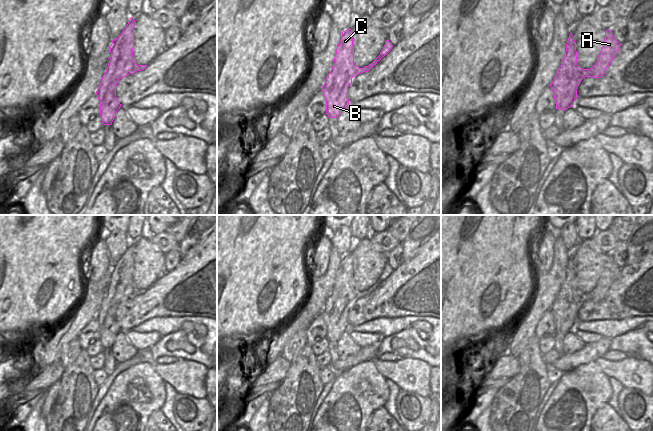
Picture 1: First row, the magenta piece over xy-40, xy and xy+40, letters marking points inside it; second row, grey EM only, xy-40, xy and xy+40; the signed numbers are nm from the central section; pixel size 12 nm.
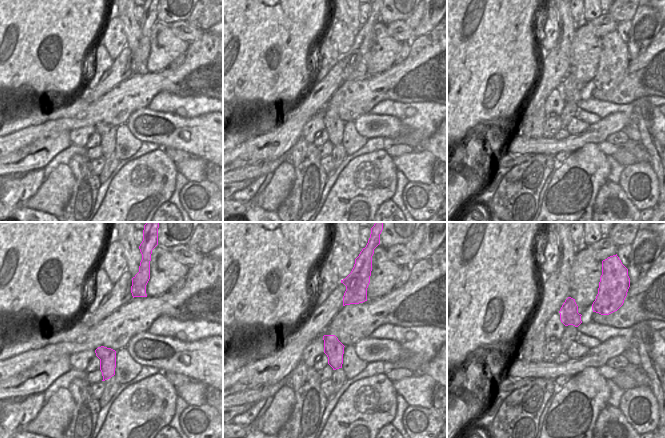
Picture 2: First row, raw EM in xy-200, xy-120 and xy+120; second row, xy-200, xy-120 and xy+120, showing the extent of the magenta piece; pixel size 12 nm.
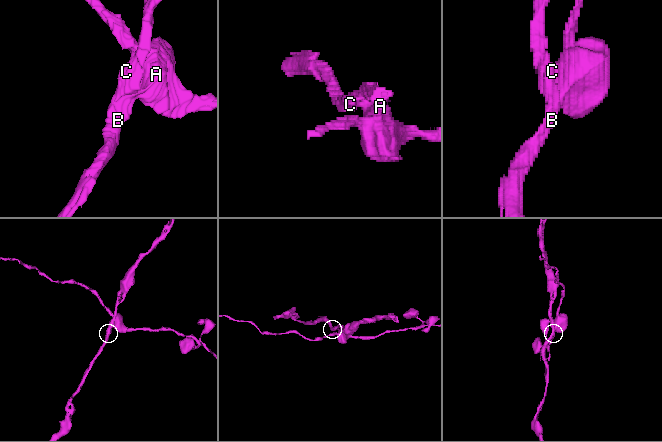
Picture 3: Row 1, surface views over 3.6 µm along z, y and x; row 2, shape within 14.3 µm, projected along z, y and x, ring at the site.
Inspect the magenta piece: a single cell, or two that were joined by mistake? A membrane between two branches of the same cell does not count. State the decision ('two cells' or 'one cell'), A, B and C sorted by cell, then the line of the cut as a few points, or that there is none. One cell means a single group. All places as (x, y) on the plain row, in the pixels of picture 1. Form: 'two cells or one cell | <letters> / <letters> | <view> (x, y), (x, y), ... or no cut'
two cells | A / B C | xy+40 (583, 293), (582, 302)

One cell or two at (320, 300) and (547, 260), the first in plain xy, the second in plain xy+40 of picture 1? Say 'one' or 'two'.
two

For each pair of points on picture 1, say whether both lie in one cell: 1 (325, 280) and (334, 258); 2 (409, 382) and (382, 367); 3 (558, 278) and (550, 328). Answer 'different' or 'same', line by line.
1: same
2: same
3: different

